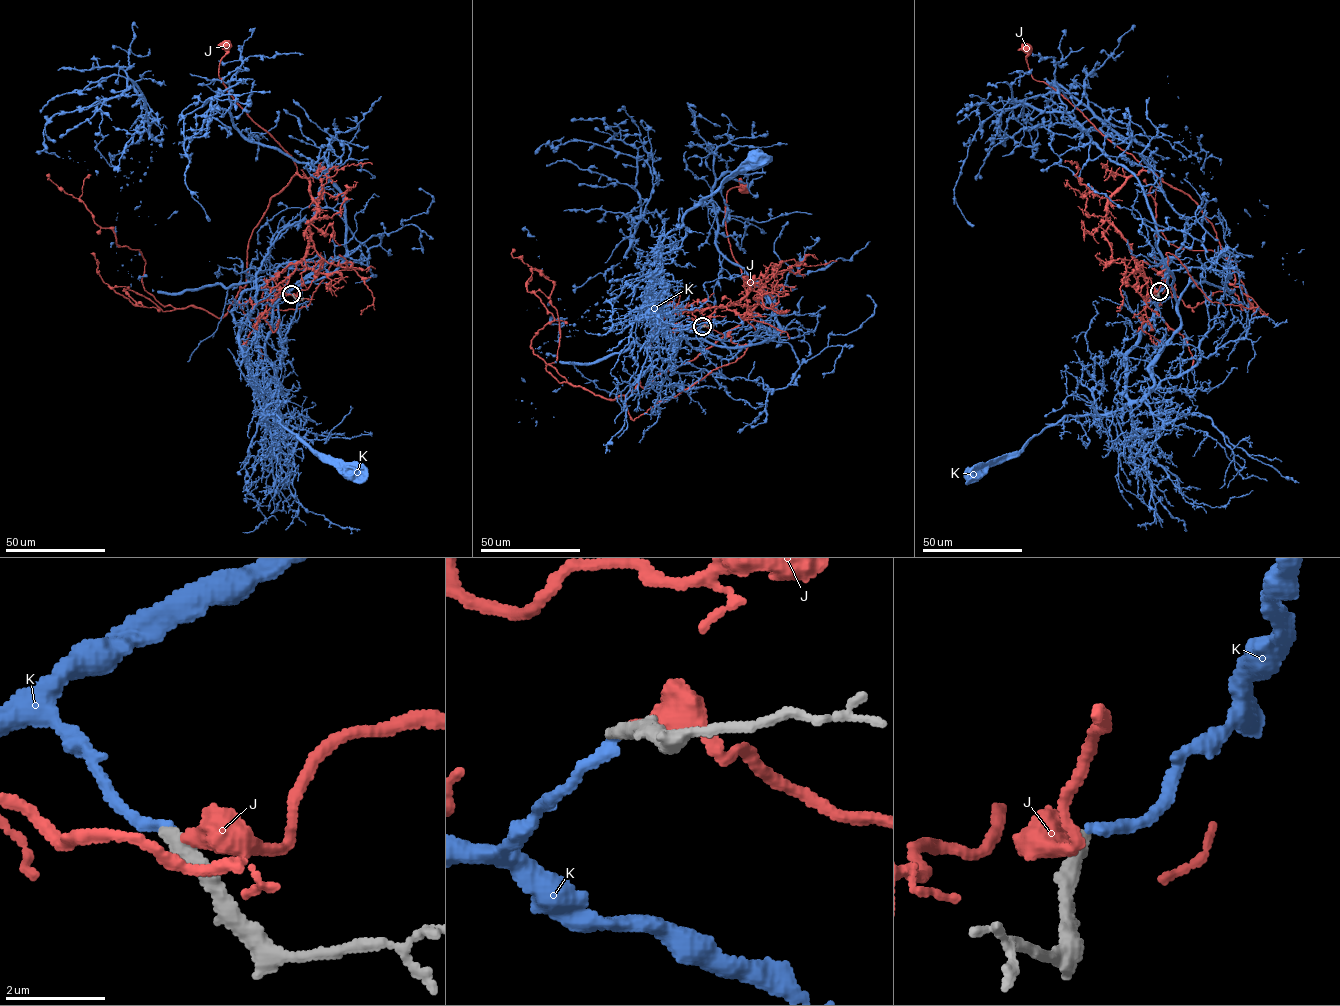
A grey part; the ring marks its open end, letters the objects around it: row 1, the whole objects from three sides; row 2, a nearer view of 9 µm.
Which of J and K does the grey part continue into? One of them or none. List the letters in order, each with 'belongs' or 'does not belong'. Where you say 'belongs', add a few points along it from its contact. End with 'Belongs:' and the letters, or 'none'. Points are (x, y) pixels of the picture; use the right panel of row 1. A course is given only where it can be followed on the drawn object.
J: does not belong
K: belongs; it runs (1159, 291), (1169, 288), (1127, 355), (1128, 403), (1104, 414), (1065, 416), (1016, 453), (976, 473)
Belongs: K

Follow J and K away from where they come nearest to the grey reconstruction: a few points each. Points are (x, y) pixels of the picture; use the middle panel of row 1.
J: (703, 325), (744, 354), (633, 420), (637, 382), (746, 315), (724, 221), (726, 193), (744, 187)
K: (702, 326), (685, 330), (651, 319), (644, 290), (648, 281), (654, 285), (664, 237), (728, 176), (755, 161)

